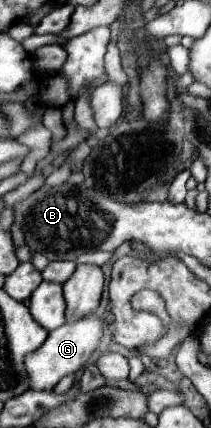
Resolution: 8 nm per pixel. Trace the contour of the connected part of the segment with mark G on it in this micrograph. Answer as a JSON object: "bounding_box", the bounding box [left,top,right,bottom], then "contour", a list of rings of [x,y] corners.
{"bounding_box":[24,313,102,391],"contour":[[[94,313],[88,317],[82,317],[82,319],[76,319],[76,321],[68,321],[62,327],[50,331],[44,345],[38,347],[36,351],[28,353],[24,359],[30,389],[32,391],[52,391],[54,385],[64,375],[76,373],[78,369],[84,367],[84,363],[90,359],[90,355],[98,349],[100,339],[102,339],[102,323]]]}

